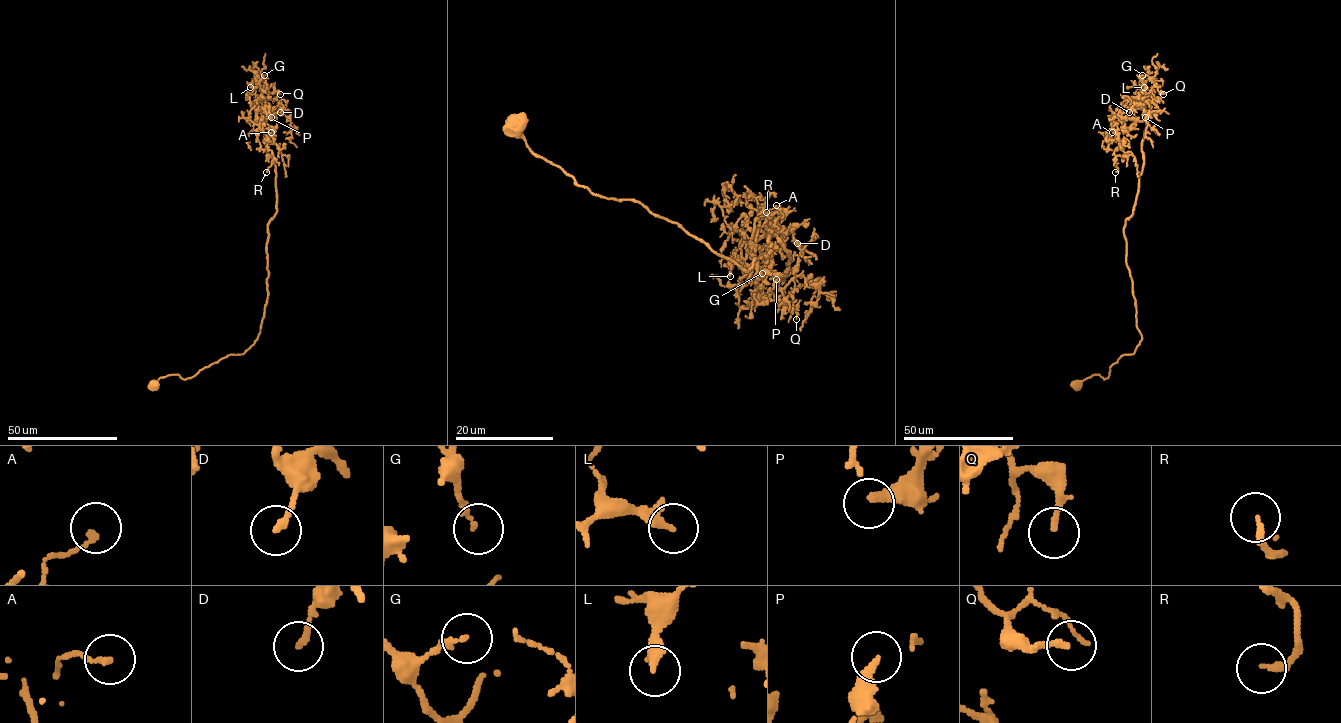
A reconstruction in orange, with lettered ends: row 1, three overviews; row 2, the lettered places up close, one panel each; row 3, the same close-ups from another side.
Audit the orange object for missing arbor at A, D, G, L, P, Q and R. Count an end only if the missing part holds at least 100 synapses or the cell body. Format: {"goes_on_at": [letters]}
{"goes_on_at": ["P"]}

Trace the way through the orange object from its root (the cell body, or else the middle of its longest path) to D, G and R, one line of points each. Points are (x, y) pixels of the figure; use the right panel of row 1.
D: (1076, 383), (1094, 375), (1106, 378), (1141, 339), (1124, 226), (1138, 189), (1149, 111), (1135, 103), (1129, 112)
G: (1076, 383), (1106, 378), (1141, 339), (1124, 226), (1152, 94), (1142, 75)
R: (1076, 383), (1094, 375), (1106, 378), (1141, 339), (1124, 226), (1143, 164), (1145, 121), (1117, 131), (1115, 172)

